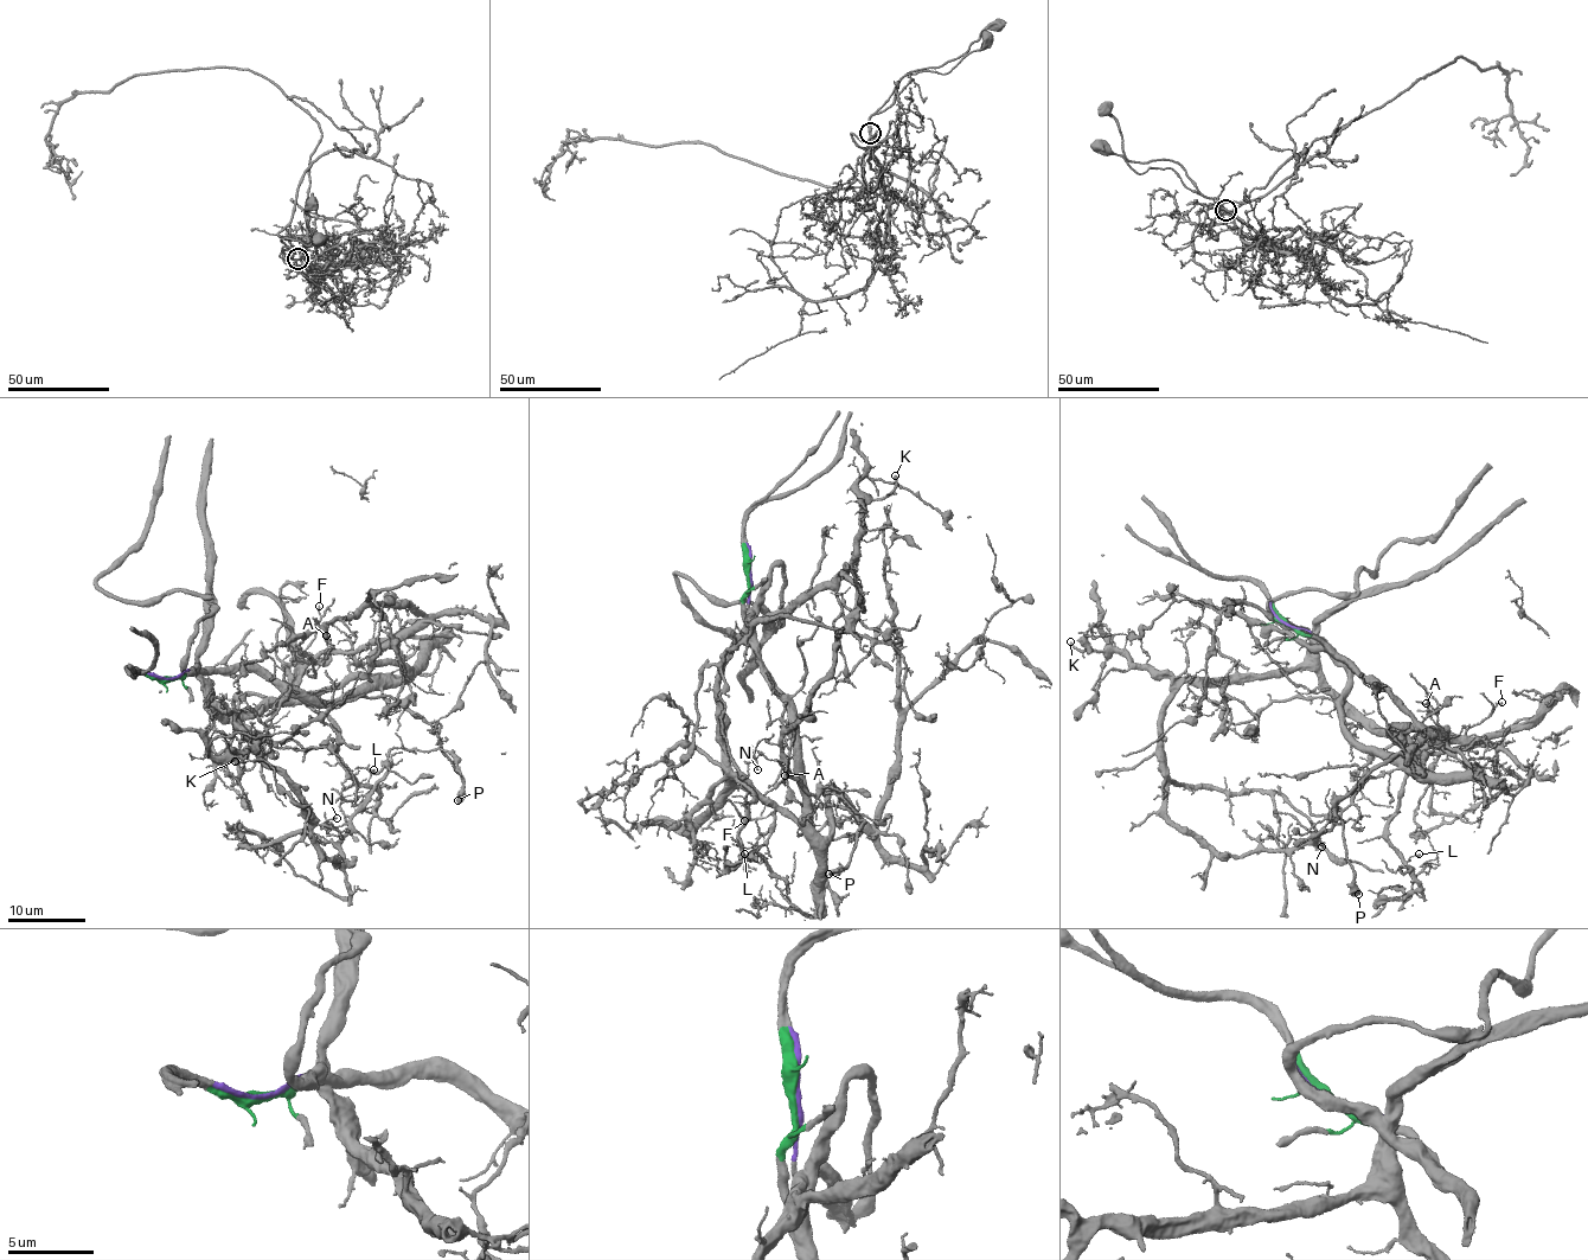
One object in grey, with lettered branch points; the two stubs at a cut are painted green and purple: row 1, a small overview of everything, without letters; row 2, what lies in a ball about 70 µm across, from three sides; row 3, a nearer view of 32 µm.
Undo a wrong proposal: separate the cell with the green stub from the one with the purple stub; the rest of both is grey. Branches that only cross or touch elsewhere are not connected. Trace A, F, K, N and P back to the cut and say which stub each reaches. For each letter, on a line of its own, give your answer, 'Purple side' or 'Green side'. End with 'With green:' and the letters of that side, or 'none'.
A: Purple side
F: Purple side
K: Purple side
N: Purple side
P: Green side
With green: P

